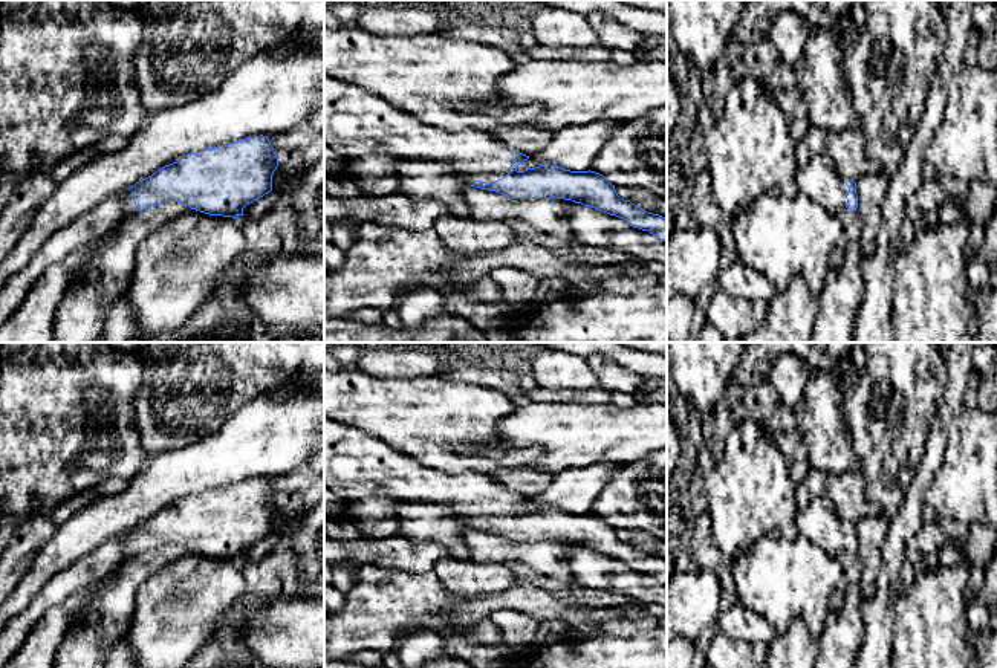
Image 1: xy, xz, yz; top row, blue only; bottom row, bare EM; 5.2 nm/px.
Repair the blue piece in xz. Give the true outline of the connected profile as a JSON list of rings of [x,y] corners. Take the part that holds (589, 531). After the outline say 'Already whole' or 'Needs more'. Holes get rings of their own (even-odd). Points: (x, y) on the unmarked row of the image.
[[[324,419],[324,486],[329,488],[343,501],[358,501],[362,498],[396,498],[410,503],[445,503],[453,507],[456,518],[462,520],[471,529],[495,533],[509,541],[564,541],[584,549],[595,550],[624,561],[630,569],[648,573],[667,584],[667,559],[647,555],[641,549],[624,543],[618,538],[615,527],[612,527],[602,517],[595,514],[570,514],[550,506],[544,506],[535,511],[518,514],[517,509],[529,501],[529,498],[509,491],[498,480],[492,480],[489,474],[466,471],[457,475],[443,474],[437,469],[428,469],[416,459],[395,451],[379,439],[370,437],[353,426],[336,425],[332,420]]]. Needs more

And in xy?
[[[252,478],[228,488],[185,497],[121,535],[127,558],[164,544],[232,559],[272,533],[278,500],[268,478]]]. Needs more

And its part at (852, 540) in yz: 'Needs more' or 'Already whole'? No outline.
Needs more

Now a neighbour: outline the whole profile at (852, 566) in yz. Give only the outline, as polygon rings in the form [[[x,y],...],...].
[[[843,550],[838,553],[838,559],[843,564],[844,585],[859,585],[864,566],[858,553]]]

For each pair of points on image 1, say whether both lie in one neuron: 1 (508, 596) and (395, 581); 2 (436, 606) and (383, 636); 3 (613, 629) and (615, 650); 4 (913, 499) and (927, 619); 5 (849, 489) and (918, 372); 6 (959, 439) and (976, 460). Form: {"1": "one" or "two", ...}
{"1": "one", "2": "one", "3": "two", "4": "two", "5": "two", "6": "one"}

